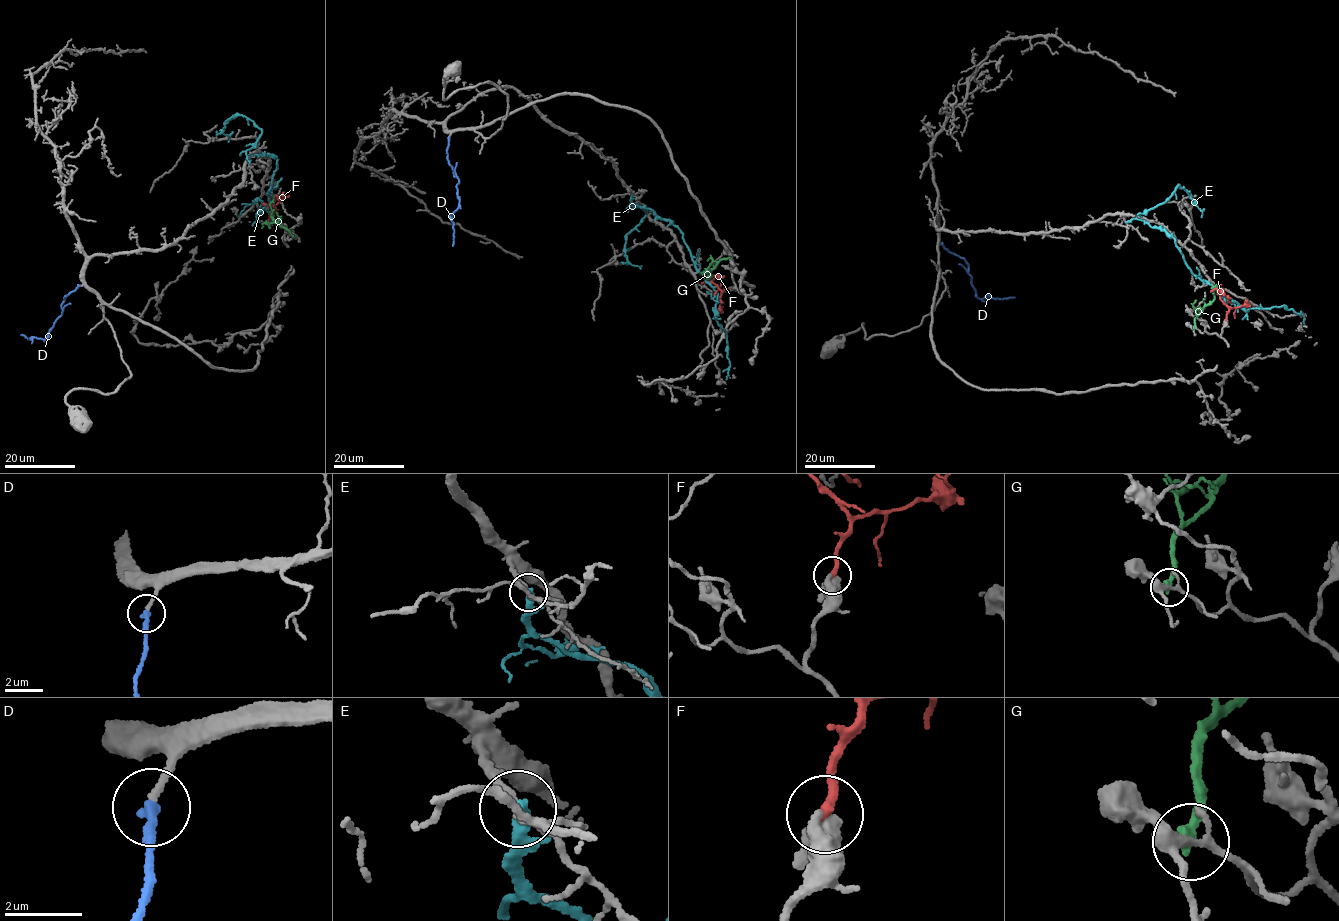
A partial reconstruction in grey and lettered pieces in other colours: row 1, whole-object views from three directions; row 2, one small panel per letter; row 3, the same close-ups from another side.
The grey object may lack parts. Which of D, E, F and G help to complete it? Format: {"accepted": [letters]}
{"accepted": ["D", "F"]}

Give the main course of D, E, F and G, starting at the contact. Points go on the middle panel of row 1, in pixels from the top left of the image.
D: (449, 138), (449, 163), (459, 181), (456, 186), (458, 208), (452, 220), (452, 246)
E: (631, 195), (632, 202), (678, 228), (695, 269), (717, 293), (718, 324), (726, 333), (726, 379)
F: (728, 289), (722, 291), (711, 282), (713, 276), (722, 282), (714, 295)
G: (730, 257), (720, 261), (708, 278), (706, 273), (702, 277)

